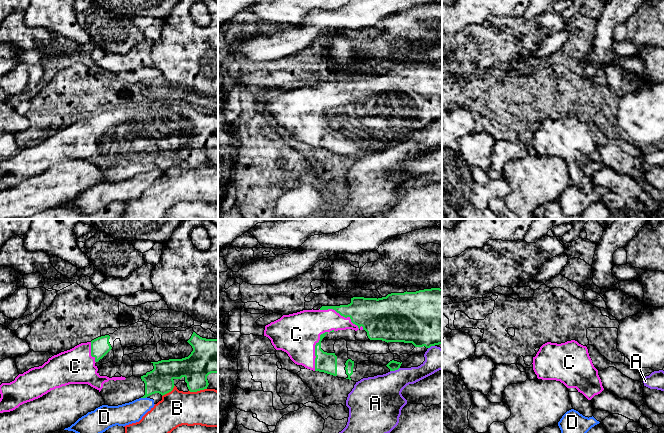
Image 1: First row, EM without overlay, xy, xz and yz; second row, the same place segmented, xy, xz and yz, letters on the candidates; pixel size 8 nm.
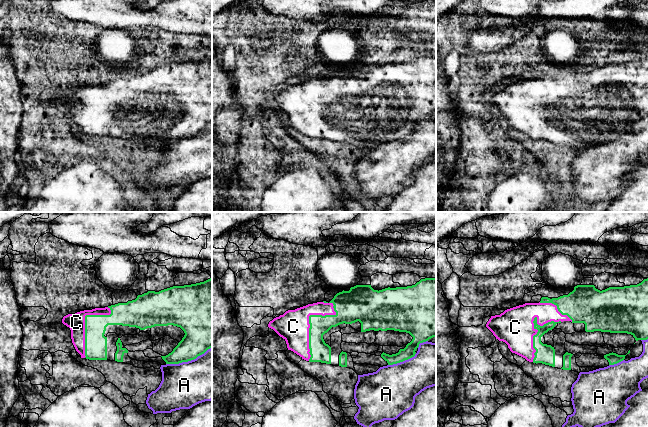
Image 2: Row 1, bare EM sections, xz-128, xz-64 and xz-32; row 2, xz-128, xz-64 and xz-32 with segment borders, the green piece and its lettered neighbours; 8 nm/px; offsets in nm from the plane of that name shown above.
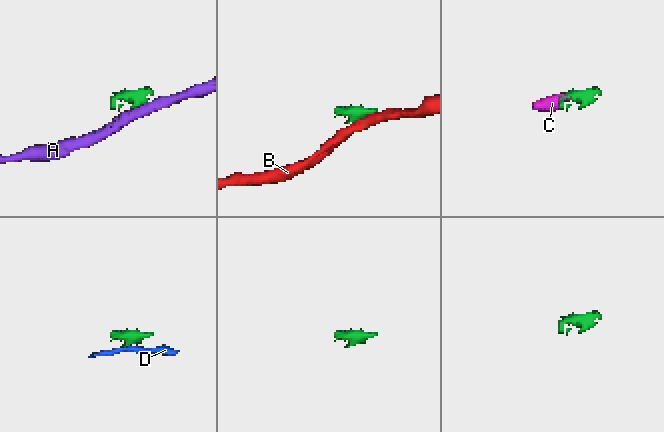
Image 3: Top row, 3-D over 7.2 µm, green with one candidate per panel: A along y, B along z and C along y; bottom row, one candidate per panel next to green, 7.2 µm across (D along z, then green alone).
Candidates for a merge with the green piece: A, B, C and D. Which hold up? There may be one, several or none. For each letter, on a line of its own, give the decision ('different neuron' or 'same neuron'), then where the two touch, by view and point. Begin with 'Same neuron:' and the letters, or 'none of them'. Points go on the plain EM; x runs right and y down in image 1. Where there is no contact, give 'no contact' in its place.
Same neuron: C
A: different neuron | xz (394, 146)
B: different neuron | xy (197, 166)
C: same neuron | xz (342, 91)
D: different neuron | xy (143, 173)

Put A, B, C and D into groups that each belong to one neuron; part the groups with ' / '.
A / B / C / D

